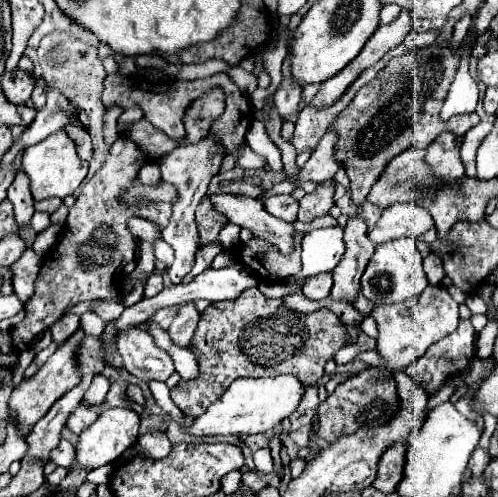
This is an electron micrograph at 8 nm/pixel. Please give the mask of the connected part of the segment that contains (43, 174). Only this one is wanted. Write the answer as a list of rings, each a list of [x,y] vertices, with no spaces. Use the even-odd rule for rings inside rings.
[[[60,129],[60,131],[52,133],[50,137],[46,137],[44,141],[24,149],[22,171],[30,179],[30,189],[32,189],[34,201],[42,201],[42,199],[50,199],[50,197],[64,199],[68,195],[74,195],[76,189],[82,185],[82,181],[88,173],[88,163],[84,163],[84,159],[78,157],[76,145],[72,145],[72,139],[64,133],[64,129]]]

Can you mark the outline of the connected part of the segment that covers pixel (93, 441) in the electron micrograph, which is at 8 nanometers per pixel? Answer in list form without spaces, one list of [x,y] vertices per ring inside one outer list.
[[[108,409],[104,411],[98,421],[94,421],[90,427],[86,427],[80,433],[80,439],[76,443],[76,461],[70,467],[70,471],[78,471],[78,469],[96,469],[108,463],[114,463],[116,459],[122,457],[122,453],[136,443],[138,439],[138,427],[140,427],[140,417],[138,413],[134,413],[132,409]]]

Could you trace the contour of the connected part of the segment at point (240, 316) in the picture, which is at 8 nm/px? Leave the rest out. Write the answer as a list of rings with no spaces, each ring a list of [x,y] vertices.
[[[258,287],[244,291],[236,301],[210,303],[204,313],[200,313],[198,327],[192,337],[194,355],[200,361],[200,377],[196,381],[180,381],[172,389],[172,401],[188,415],[202,415],[218,395],[222,395],[230,383],[238,377],[272,377],[288,373],[298,377],[304,387],[310,387],[324,375],[324,365],[334,357],[334,353],[344,347],[344,329],[340,329],[340,317],[330,309],[318,309],[314,313],[298,313],[282,305],[282,299],[266,299]]]

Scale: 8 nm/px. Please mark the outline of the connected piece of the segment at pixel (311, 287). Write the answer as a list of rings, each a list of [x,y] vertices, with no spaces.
[[[322,273],[322,275],[310,277],[302,291],[308,299],[324,299],[330,295],[330,289],[332,289],[332,273]]]

